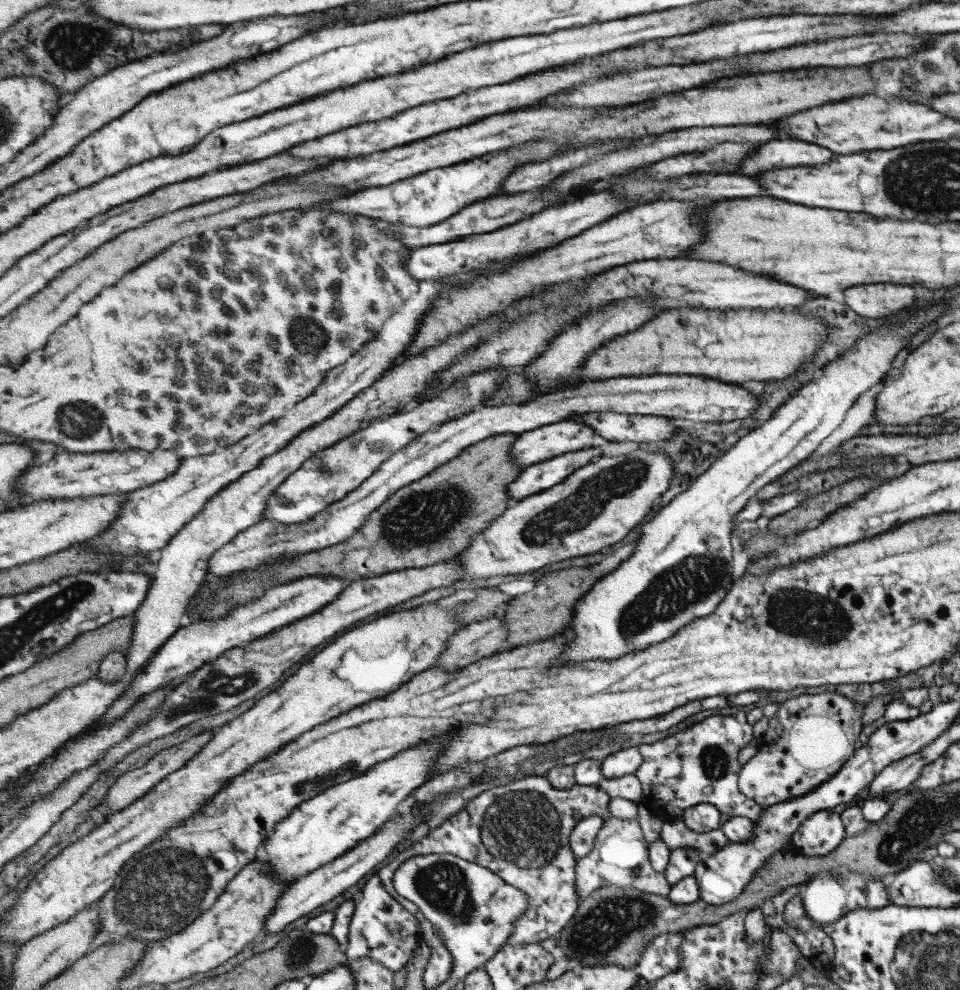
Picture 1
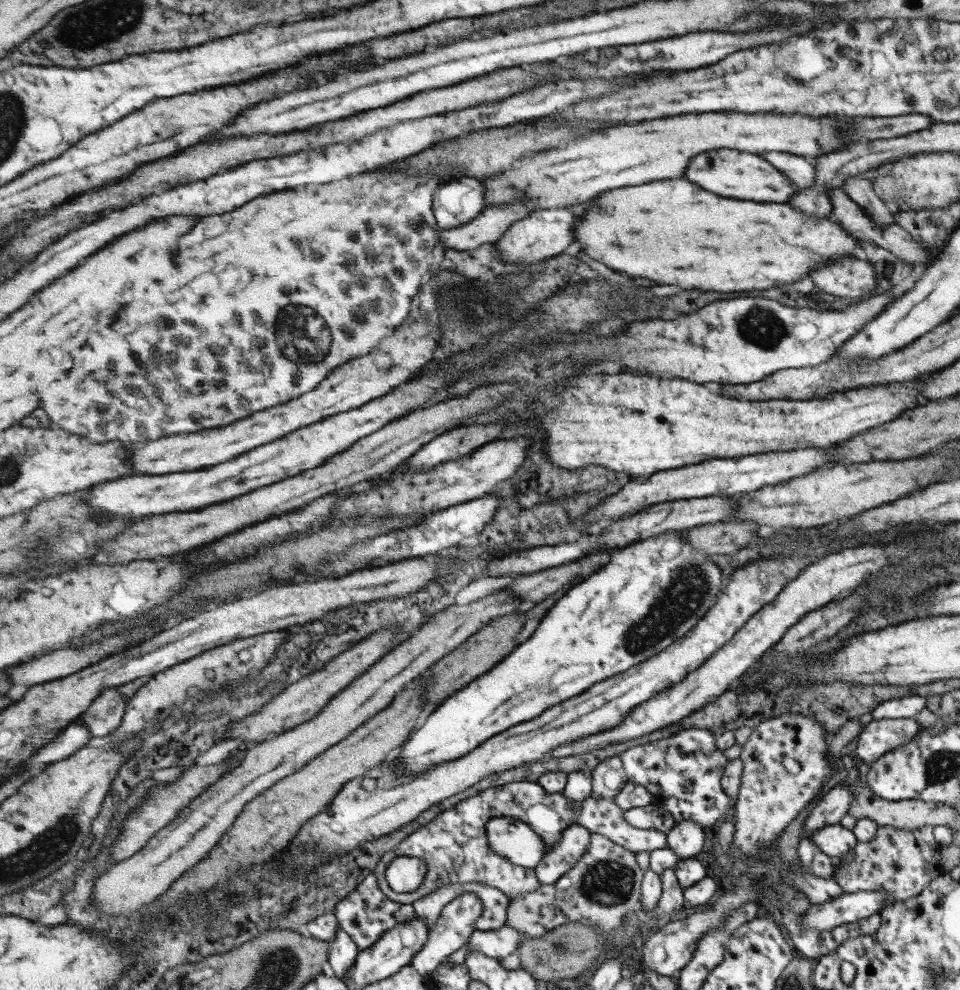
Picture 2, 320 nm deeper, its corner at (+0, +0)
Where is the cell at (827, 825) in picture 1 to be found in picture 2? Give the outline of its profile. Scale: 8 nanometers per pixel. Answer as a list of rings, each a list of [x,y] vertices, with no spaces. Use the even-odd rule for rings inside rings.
[[[838,823],[825,825],[813,831],[809,840],[831,859],[847,854],[857,843],[852,832]]]

